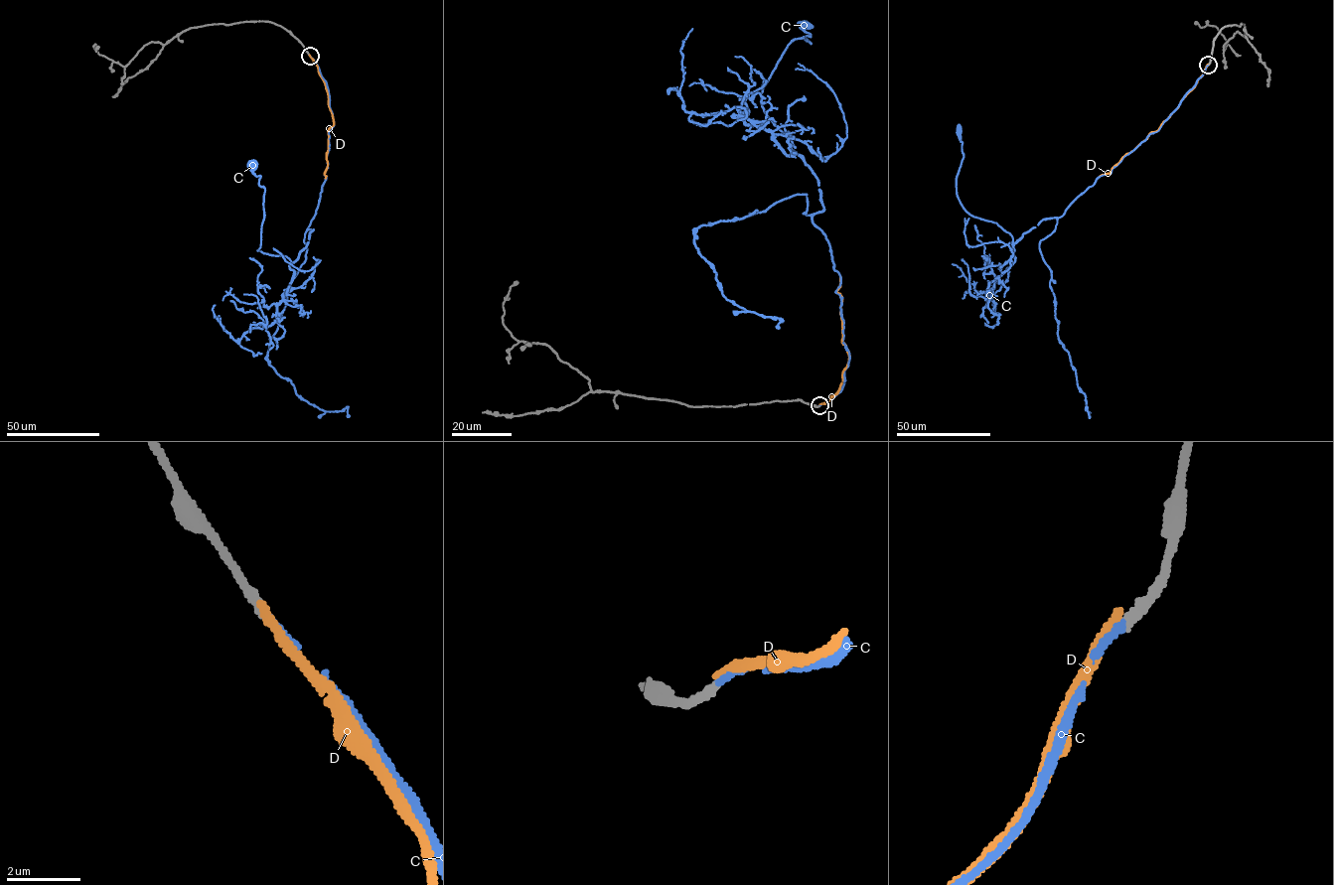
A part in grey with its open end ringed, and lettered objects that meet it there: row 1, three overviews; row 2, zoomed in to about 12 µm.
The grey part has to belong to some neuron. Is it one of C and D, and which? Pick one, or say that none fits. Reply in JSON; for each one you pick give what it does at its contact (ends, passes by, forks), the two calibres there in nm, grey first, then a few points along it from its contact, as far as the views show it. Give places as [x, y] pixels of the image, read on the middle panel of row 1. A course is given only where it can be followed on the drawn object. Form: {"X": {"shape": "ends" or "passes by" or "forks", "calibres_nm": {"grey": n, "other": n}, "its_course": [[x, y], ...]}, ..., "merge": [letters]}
{"C": {"shape": "ends", "calibres_nm": {"grey": 280, "other": 200}, "its_course": [[819, 404], [849, 357], [839, 277], [813, 221], [817, 178], [761, 103], [792, 42], [811, 43], [806, 24]]}, "merge": ["C"]}

